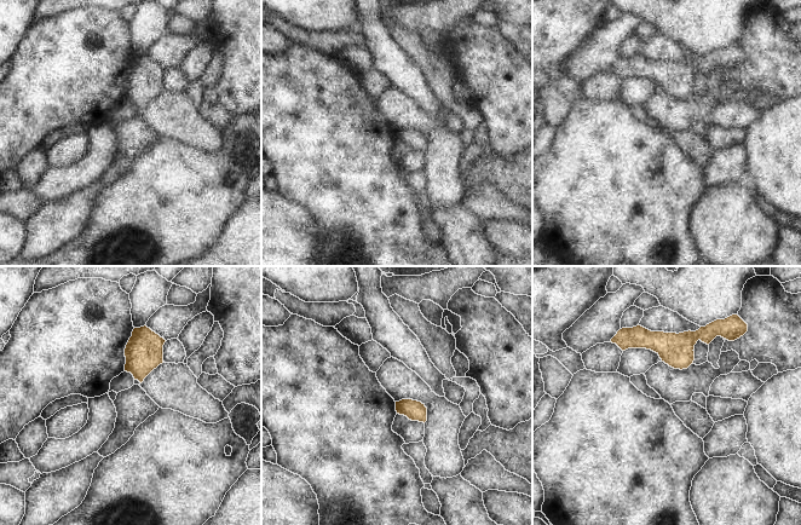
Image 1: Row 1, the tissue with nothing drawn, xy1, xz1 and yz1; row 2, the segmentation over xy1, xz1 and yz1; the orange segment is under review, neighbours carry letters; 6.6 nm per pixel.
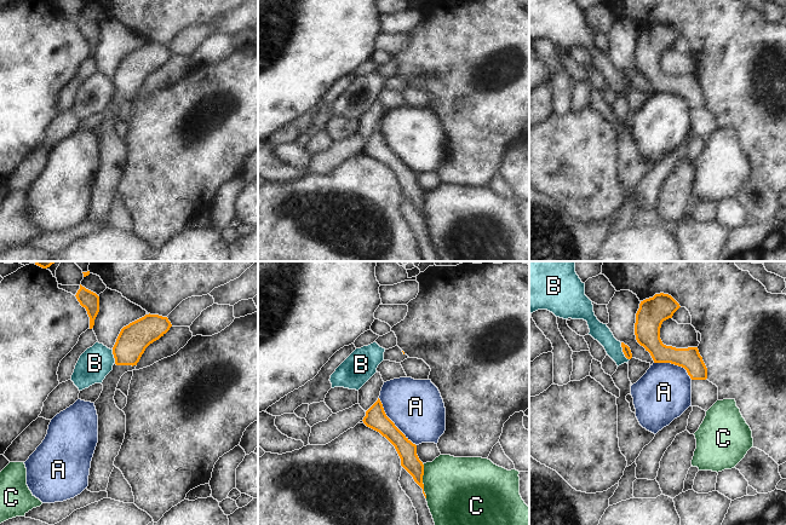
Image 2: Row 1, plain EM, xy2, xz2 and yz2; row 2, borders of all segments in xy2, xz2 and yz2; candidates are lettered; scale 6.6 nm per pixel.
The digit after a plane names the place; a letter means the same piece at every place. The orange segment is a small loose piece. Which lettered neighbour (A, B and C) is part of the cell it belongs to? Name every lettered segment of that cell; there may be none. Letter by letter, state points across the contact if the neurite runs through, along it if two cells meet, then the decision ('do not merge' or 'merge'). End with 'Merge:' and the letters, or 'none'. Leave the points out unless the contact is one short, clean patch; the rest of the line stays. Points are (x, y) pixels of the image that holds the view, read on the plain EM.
A: do not merge
B: border yz2 (620, 71), (621, 80), (629, 88); do not merge
C: do not merge
Merge: none

